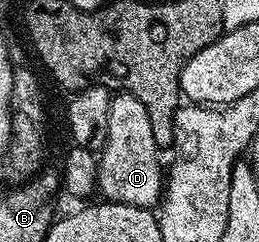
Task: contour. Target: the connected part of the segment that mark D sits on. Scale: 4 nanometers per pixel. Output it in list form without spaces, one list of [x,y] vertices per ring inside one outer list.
[[[115,92],[110,98],[106,145],[98,157],[97,192],[102,192],[106,201],[153,210],[164,194],[164,165],[158,162],[158,156],[160,150],[152,135],[152,119],[148,119],[144,103],[131,93]]]

